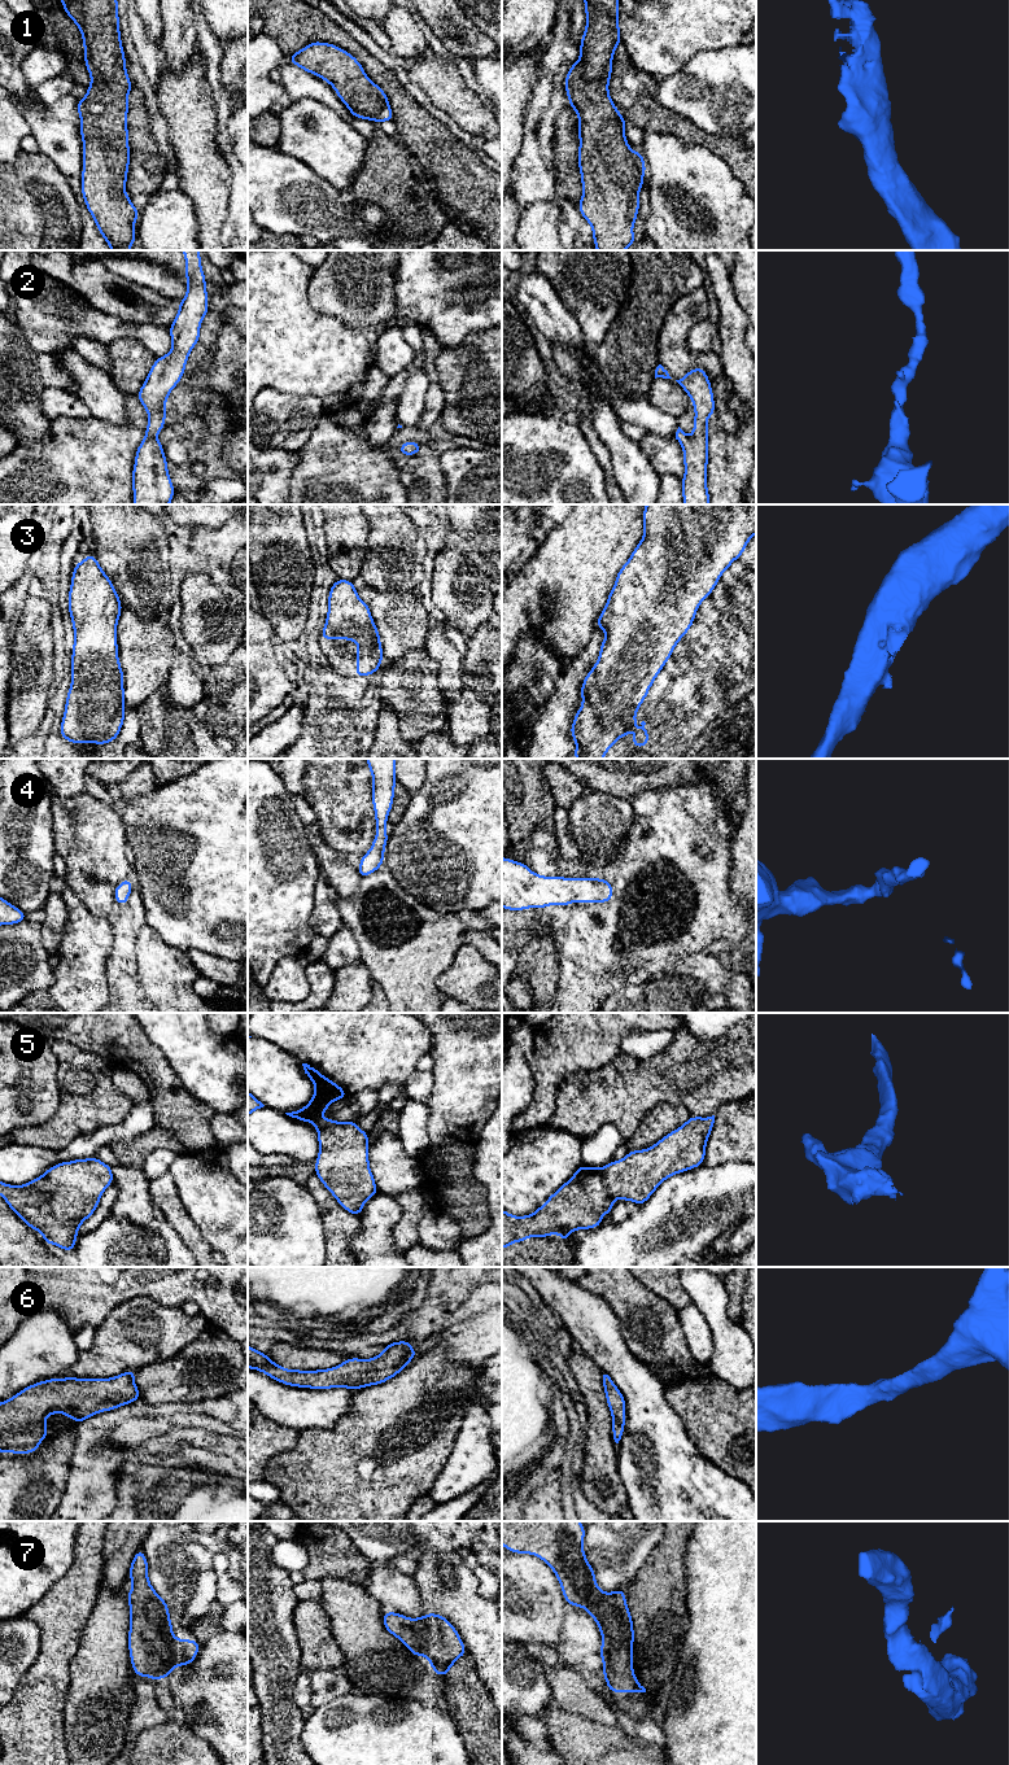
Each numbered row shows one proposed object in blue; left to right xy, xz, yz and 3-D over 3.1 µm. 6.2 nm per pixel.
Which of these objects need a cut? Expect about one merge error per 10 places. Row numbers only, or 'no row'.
no row

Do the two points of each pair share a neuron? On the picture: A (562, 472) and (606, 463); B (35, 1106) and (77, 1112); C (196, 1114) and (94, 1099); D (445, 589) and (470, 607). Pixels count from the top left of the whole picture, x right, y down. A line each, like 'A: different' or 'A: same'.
A: different
B: different
C: different
D: same

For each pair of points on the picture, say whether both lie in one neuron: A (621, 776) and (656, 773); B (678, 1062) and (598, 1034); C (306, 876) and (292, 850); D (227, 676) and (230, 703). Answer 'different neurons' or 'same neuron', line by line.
A: same neuron
B: different neurons
C: same neuron
D: same neuron

